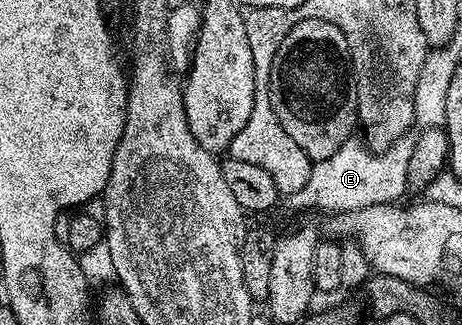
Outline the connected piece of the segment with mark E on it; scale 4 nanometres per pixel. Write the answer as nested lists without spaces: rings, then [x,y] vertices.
[[[352,138],[332,154],[332,158],[315,160],[310,165],[308,182],[298,193],[288,196],[294,208],[323,208],[326,212],[345,214],[377,204],[392,204],[401,201],[408,192],[407,174],[409,158],[406,154],[397,156],[391,150],[375,154],[361,139]]]

